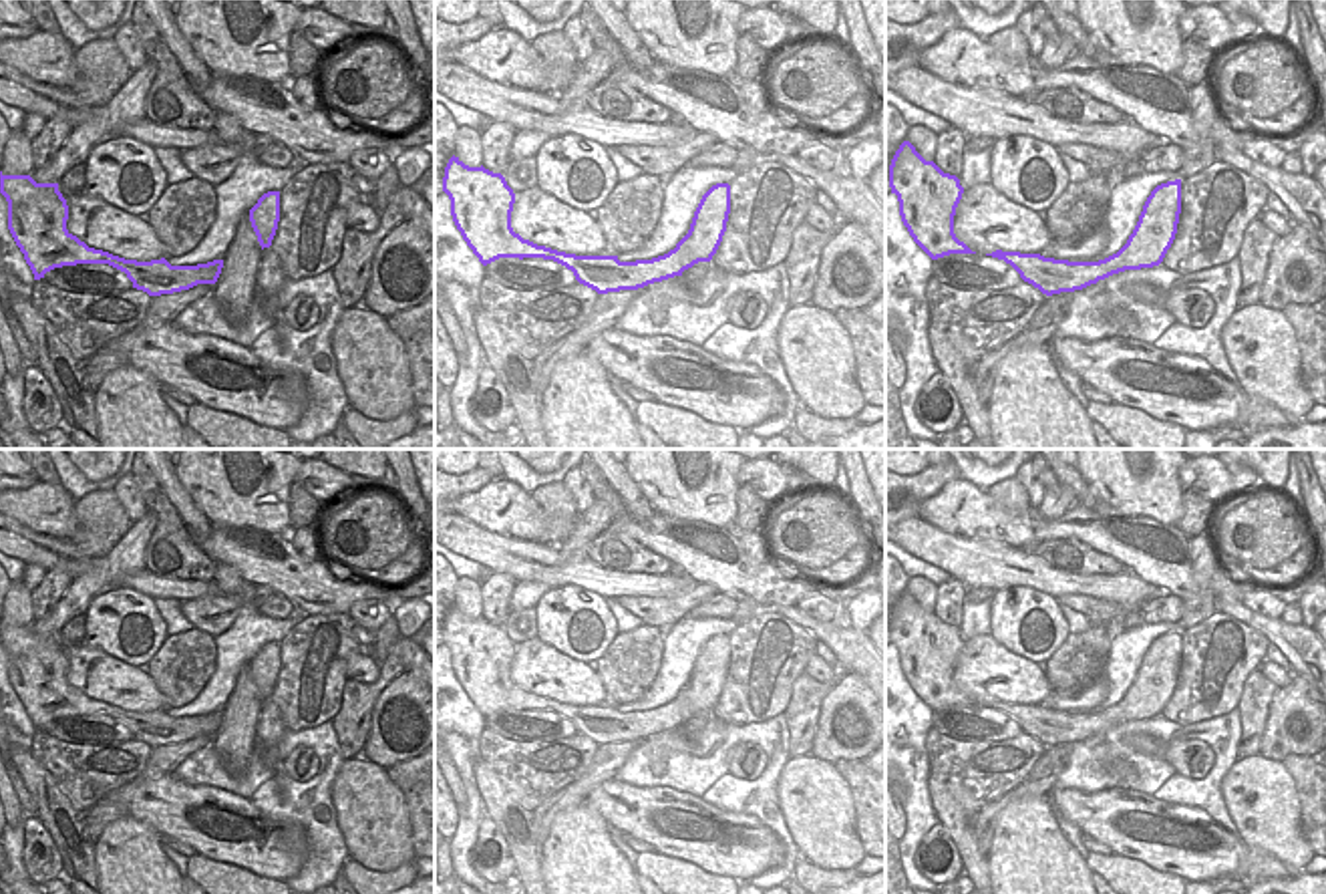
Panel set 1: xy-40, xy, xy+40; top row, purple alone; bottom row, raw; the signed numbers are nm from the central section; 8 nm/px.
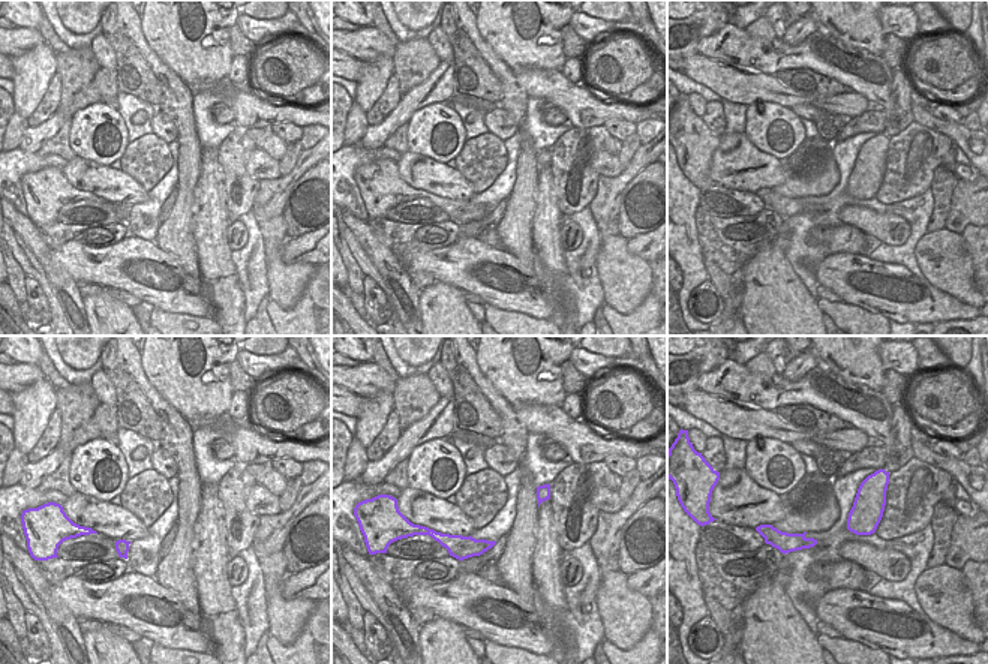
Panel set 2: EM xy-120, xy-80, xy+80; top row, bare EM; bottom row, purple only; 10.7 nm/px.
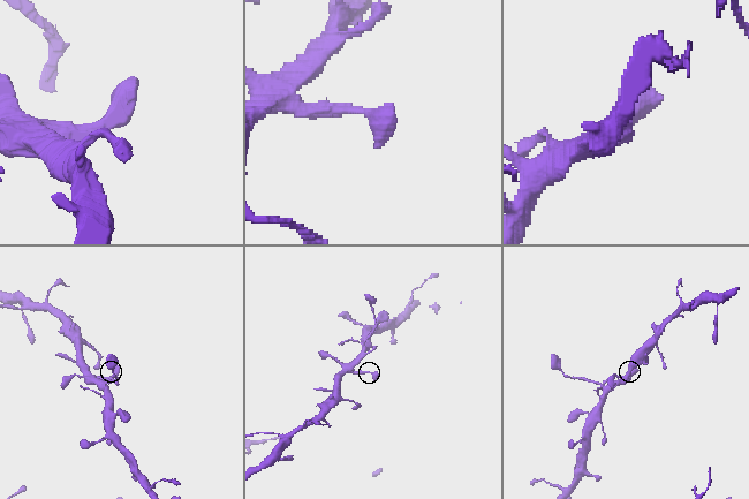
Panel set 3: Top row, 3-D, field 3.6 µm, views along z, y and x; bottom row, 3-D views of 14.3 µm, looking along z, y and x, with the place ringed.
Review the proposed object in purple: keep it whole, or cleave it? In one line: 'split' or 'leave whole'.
leave whole

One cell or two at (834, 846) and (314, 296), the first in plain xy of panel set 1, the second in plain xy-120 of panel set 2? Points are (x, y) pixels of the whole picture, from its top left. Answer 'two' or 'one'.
two

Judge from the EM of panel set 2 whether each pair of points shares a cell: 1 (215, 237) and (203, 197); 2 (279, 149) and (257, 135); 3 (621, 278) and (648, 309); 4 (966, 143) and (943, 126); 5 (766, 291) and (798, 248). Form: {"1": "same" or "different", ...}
{"1": "same", "2": "same", "3": "different", "4": "same", "5": "different"}

